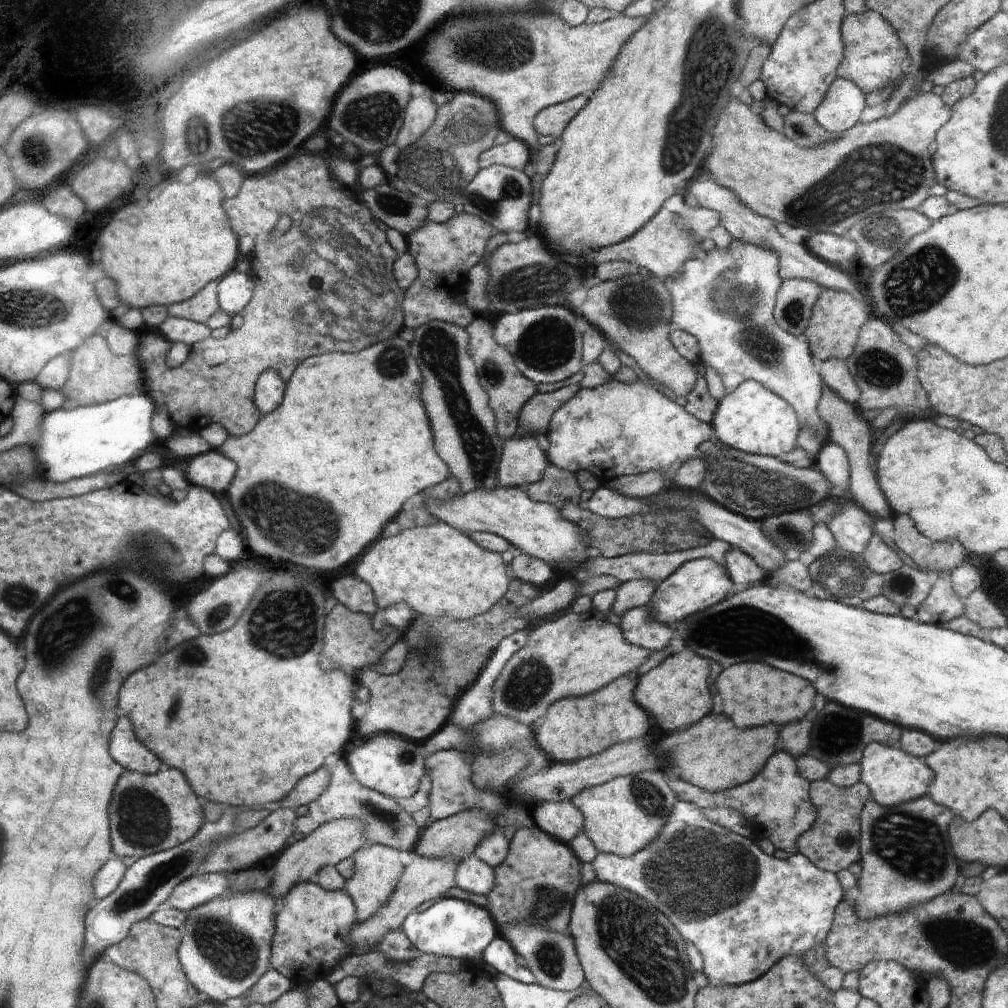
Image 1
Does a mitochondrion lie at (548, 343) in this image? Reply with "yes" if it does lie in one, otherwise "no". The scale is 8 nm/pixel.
yes

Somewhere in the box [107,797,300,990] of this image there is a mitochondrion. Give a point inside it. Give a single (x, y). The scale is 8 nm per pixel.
(232, 953)

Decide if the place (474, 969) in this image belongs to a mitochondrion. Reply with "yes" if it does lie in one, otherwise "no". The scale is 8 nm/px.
no

